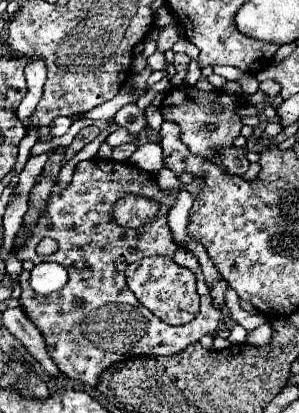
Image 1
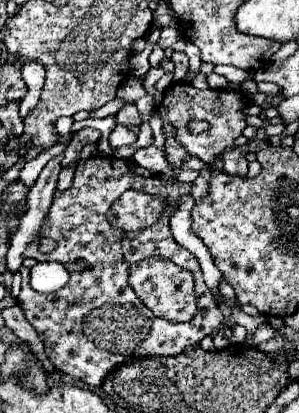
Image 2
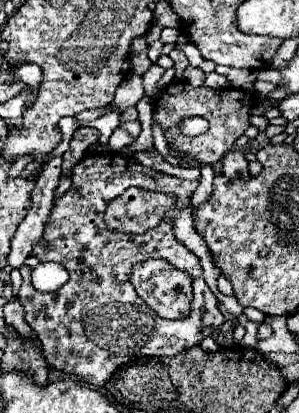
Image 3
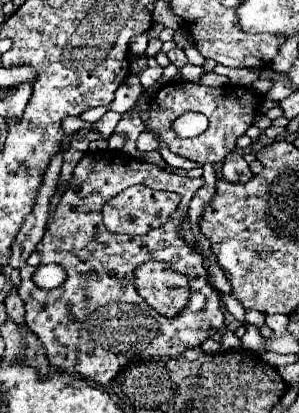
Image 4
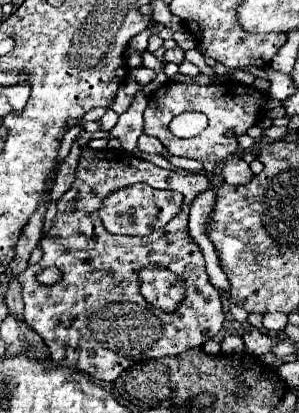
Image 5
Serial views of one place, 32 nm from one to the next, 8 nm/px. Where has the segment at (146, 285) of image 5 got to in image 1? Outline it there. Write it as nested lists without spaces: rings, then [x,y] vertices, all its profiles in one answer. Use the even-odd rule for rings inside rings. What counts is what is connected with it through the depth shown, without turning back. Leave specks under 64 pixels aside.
[[[148,256],[128,264],[126,284],[134,292],[138,302],[146,306],[150,312],[162,312],[164,308],[168,308],[168,324],[172,326],[188,324],[192,318],[198,316],[198,292],[194,272],[188,272],[188,268],[178,266],[174,260],[166,256]]]

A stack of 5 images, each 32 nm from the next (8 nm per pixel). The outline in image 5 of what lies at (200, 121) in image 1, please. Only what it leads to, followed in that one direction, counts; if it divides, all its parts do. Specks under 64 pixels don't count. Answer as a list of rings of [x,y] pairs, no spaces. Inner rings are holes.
[[[166,82],[164,86],[160,86],[150,98],[148,98],[148,106],[144,110],[144,132],[150,136],[156,136],[164,146],[168,146],[168,150],[174,156],[188,156],[200,162],[220,162],[226,160],[232,152],[236,152],[238,142],[236,138],[246,134],[246,130],[258,122],[260,112],[264,110],[268,96],[252,86],[242,86],[236,82],[222,82],[222,84],[214,84],[214,86],[200,86],[200,84],[180,84],[180,82]],[[192,110],[192,112],[202,112],[208,116],[208,128],[188,140],[176,138],[168,124],[174,116]]]

